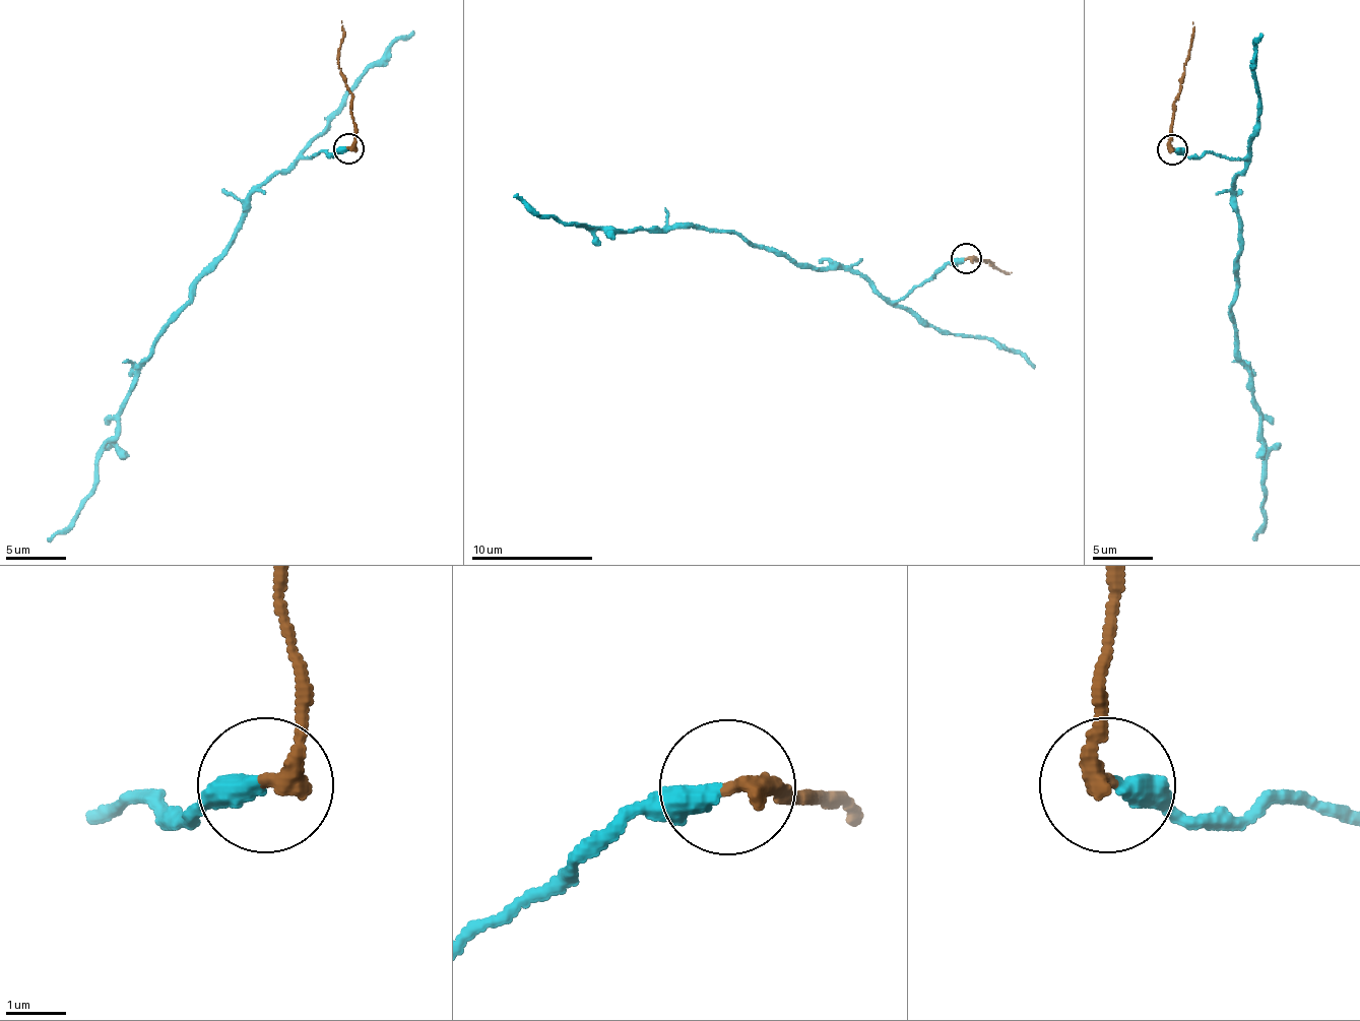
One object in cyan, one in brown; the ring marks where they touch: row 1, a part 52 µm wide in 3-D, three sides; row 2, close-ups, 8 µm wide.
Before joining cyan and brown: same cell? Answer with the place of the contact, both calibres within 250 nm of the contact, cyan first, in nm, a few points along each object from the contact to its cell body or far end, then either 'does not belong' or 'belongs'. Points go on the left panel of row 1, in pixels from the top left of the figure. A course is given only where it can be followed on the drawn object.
place (348, 148); calibres 380 and 320 nm; course cyan (346, 149), (317, 152), (251, 194), (235, 243), (142, 365), (120, 431), (98, 458), (92, 495), (46, 540); course brown (349, 149), (354, 122), (351, 91), (338, 64), (342, 21); does not belong

